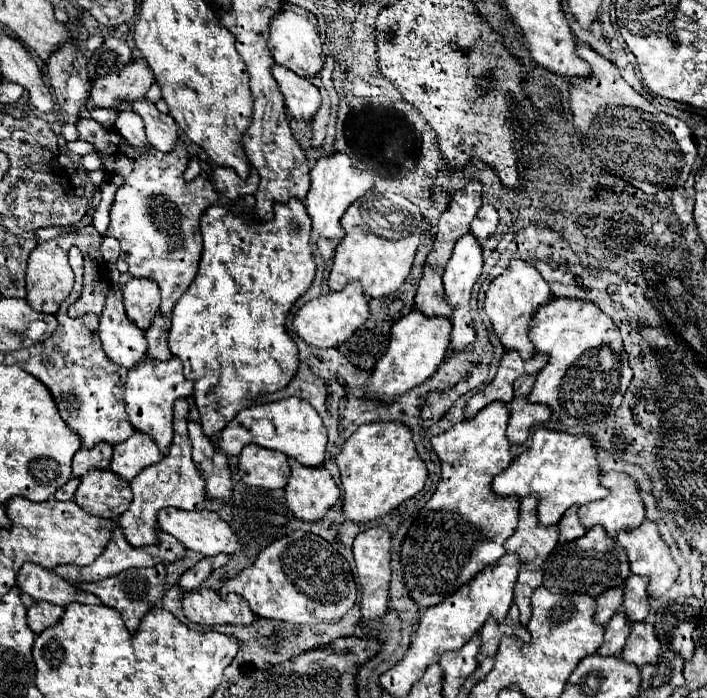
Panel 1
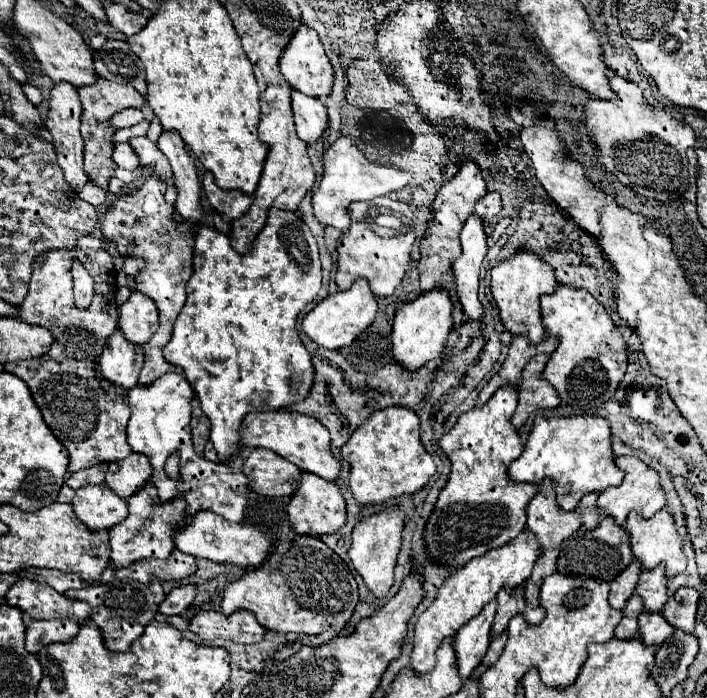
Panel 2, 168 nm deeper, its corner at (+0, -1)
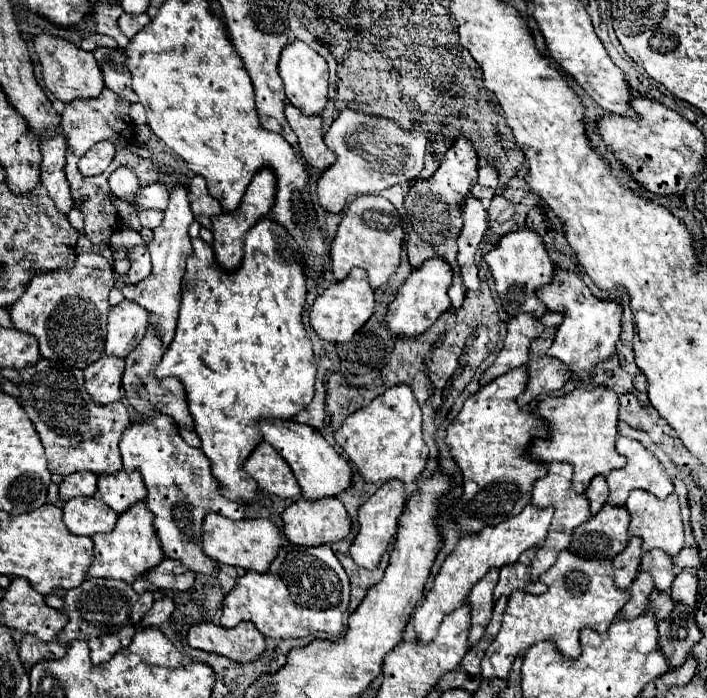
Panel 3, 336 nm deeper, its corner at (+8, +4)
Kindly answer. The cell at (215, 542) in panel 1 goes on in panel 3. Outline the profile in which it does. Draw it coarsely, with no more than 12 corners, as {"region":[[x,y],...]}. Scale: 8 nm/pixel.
{"region":[[210,513],[202,549],[224,565],[266,573],[284,539],[268,519]]}

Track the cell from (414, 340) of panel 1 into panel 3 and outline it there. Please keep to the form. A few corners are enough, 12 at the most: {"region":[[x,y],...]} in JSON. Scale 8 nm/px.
{"region":[[424,261],[398,289],[386,321],[424,333],[450,309],[452,267]]}

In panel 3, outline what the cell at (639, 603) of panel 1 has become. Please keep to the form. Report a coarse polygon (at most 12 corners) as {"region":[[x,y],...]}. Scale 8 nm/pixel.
{"region":[[662,549],[642,557],[642,571],[652,573],[654,587],[668,591],[676,565]]}

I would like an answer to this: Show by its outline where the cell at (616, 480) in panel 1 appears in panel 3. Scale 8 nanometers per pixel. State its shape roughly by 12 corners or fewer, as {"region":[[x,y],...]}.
{"region":[[618,435],[626,467],[606,477],[612,505],[632,489],[664,499],[672,477],[640,441]]}

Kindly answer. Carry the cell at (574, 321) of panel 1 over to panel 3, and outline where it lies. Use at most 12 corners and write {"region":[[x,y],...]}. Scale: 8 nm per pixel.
{"region":[[560,267],[538,289],[564,313],[548,355],[590,377],[614,353],[620,301]]}

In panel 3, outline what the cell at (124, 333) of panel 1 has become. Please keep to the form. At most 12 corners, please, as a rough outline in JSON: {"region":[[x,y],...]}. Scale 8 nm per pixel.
{"region":[[102,355],[84,371],[96,405],[122,395],[124,359]]}

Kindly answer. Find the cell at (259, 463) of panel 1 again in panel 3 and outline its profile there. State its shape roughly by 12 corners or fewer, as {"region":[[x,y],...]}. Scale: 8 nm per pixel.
{"region":[[262,441],[244,465],[262,491],[298,497],[282,455]]}

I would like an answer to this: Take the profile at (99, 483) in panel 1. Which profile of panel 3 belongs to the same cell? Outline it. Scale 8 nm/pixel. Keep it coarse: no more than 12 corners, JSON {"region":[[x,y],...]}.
{"region":[[96,497],[64,503],[74,535],[110,533],[118,517]]}

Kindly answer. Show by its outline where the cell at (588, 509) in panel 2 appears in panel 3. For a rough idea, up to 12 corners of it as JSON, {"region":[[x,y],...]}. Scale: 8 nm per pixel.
{"region":[[596,475],[586,489],[590,511],[596,515],[608,501],[608,483]]}

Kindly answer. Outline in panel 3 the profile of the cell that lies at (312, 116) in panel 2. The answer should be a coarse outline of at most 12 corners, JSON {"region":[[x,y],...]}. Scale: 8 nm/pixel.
{"region":[[286,105],[298,151],[320,173],[336,155],[324,143],[320,117]]}

